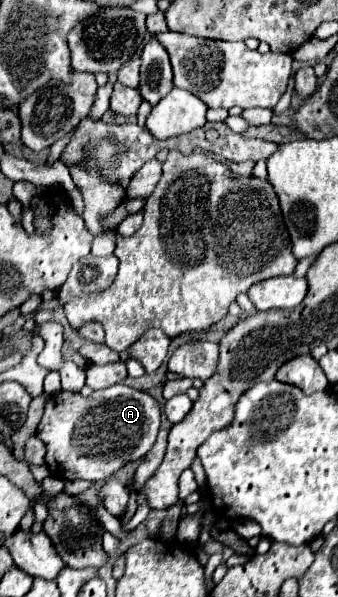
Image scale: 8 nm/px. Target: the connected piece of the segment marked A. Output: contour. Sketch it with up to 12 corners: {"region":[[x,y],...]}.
{"region":[[116,384],[58,392],[36,436],[62,480],[106,480],[154,446],[162,410]]}

